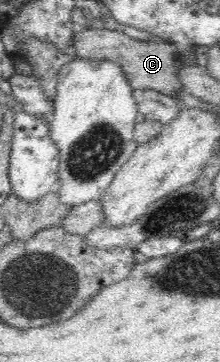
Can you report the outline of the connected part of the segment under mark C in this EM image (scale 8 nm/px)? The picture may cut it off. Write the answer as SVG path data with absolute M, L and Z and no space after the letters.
M89 26L87 29L78 28L74 32L72 52L78 59L116 61L126 73L132 88L157 90L172 97L176 97L180 90L185 90L178 77L178 70L186 64L194 66L201 64L204 57L204 54L196 53L196 46L193 45L138 40L125 35L121 30L97 29Z

